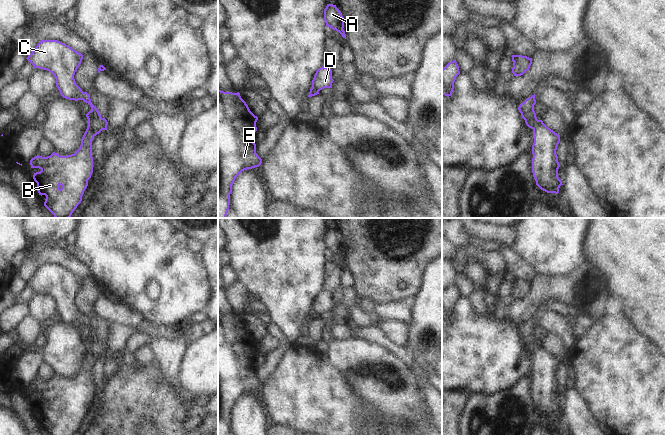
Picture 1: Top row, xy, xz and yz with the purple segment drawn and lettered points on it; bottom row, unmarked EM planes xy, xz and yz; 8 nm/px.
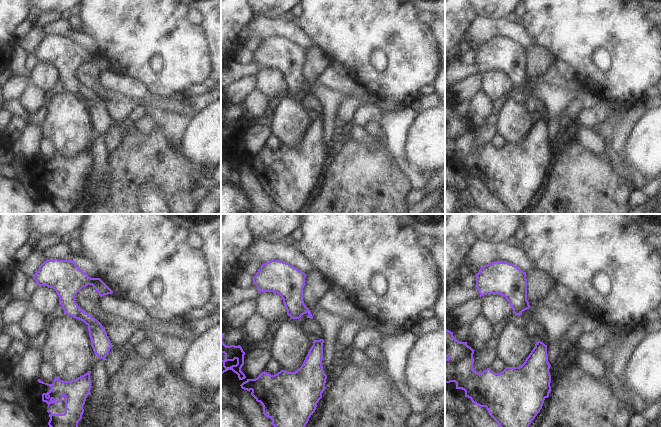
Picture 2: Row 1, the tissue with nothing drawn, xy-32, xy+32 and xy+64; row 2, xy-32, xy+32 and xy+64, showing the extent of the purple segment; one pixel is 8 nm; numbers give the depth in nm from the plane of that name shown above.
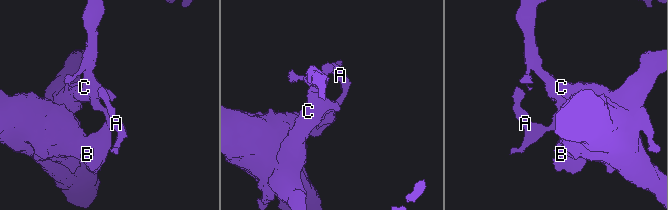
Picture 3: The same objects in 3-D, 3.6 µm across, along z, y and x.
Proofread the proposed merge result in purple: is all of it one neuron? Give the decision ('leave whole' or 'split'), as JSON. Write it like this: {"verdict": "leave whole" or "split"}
{"verdict": "split"}

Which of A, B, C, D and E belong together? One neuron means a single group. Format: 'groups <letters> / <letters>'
groups A C D / B E

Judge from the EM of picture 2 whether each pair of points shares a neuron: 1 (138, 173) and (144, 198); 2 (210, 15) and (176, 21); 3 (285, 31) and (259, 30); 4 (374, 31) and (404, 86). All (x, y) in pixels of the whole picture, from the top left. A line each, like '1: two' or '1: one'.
1: two
2: two
3: one
4: one

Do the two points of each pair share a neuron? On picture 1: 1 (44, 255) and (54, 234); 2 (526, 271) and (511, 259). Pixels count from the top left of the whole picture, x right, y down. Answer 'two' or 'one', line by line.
1: two
2: one

